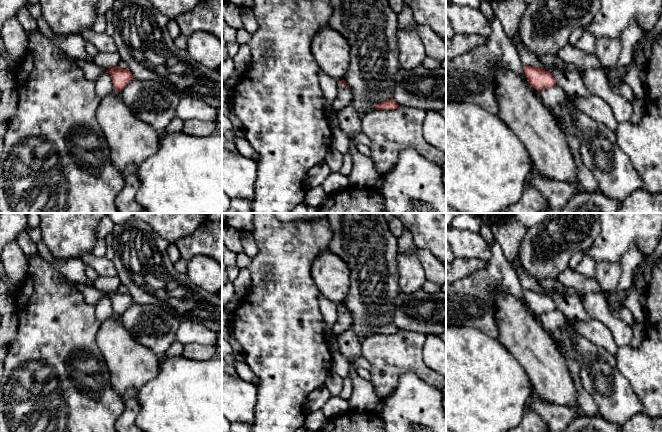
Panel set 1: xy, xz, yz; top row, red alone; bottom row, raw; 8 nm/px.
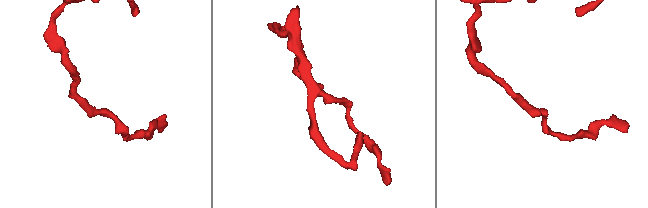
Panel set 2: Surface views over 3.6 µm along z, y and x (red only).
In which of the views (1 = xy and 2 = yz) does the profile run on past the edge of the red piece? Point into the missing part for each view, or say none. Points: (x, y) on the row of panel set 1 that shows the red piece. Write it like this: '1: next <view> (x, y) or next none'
1: next none
2: next none

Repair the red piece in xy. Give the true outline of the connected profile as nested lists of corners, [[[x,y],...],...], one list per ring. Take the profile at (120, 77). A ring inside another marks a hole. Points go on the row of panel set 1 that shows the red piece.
[[[119,66],[106,70],[111,78],[114,90],[120,92],[133,79],[133,75],[129,69],[122,69]]]

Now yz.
[[[523,66],[528,83],[538,91],[555,88],[556,80],[553,75],[545,70],[532,66]]]

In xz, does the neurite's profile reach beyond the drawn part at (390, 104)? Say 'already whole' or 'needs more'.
already whole

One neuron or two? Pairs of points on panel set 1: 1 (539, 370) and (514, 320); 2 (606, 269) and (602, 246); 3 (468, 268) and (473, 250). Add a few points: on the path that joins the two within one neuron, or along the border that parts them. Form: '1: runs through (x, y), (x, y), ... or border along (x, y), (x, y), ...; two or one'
1: runs through (535, 358), (534, 349), (520, 332); one
2: border along (620, 259), (616, 262), (596, 263); two
3: border along (456, 256), (487, 261); two

